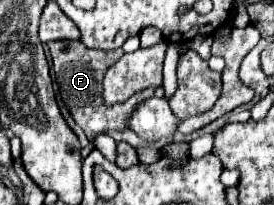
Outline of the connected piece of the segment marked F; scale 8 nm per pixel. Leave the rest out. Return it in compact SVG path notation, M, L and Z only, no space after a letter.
M53 41L49 43L49 53L53 57L53 71L57 77L59 93L67 109L71 111L75 123L85 131L89 141L93 143L97 135L115 129L115 131L125 131L129 129L129 119L133 111L147 99L147 97L131 97L129 101L113 107L105 107L101 101L101 81L105 75L105 69L113 65L115 61L121 59L123 49L117 51L99 51L99 49L89 49L81 41Z

